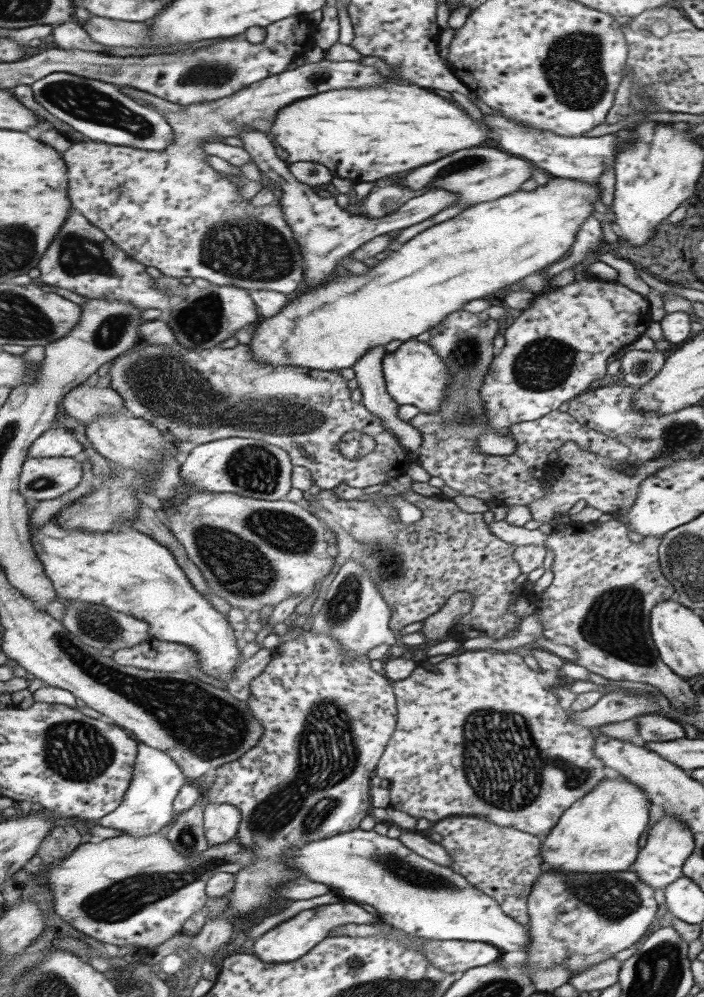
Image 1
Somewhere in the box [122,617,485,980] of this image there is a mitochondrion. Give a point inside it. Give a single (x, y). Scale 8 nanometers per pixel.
(327, 753)

